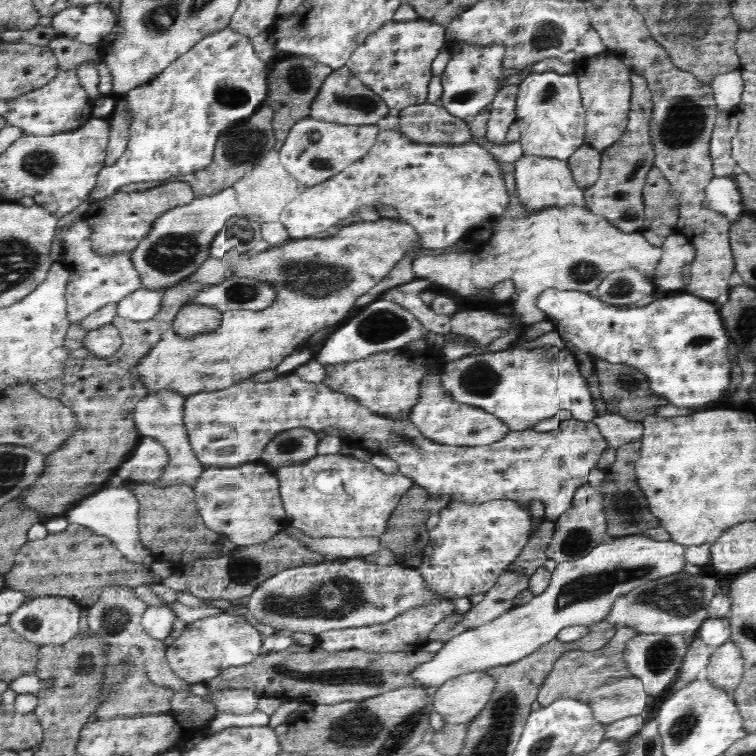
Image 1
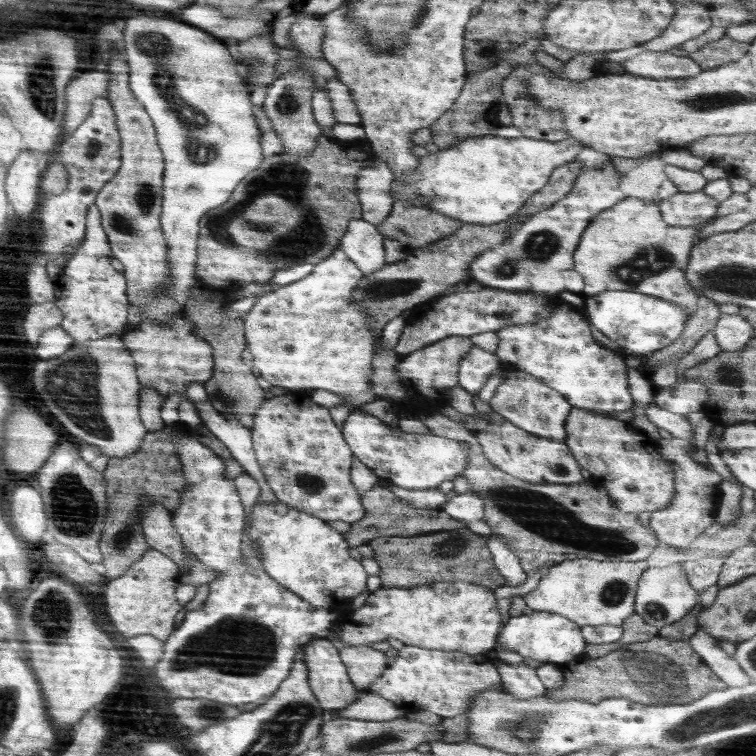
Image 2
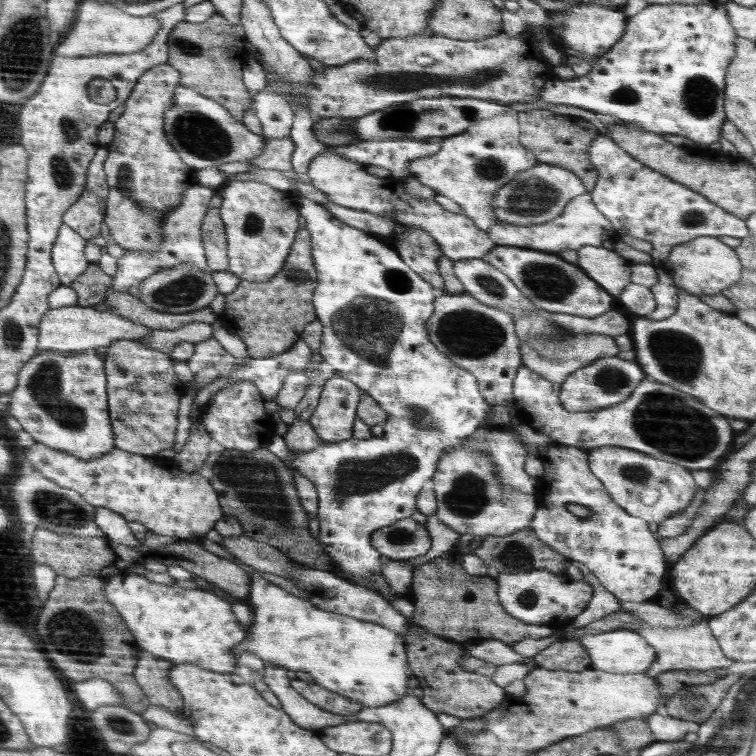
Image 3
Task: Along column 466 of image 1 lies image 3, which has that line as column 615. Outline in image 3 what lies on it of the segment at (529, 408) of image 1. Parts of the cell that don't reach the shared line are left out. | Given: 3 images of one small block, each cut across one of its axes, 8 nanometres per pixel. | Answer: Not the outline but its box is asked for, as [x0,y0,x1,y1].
[557,356,646,412]

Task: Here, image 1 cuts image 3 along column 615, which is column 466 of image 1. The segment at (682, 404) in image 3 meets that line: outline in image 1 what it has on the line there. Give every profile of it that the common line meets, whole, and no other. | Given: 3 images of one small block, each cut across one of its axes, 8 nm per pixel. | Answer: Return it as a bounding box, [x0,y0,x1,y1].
[409,360,510,447]

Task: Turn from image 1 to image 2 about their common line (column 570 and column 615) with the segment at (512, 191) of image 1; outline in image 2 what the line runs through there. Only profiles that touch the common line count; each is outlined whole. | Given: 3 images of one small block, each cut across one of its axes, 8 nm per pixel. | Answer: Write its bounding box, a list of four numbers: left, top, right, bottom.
[573,192,747,314]

